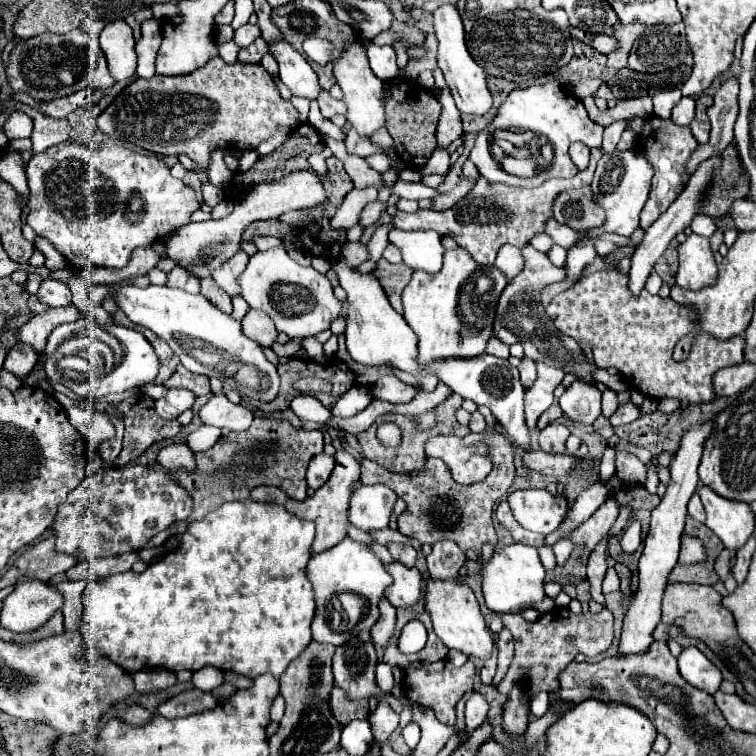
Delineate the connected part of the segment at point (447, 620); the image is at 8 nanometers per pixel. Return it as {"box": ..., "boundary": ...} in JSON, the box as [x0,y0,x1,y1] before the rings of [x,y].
{"box":[426,580,494,660],"boundary":[[[428,580],[426,610],[432,616],[436,636],[444,642],[446,648],[460,650],[470,660],[472,658],[490,660],[490,656],[494,652],[494,636],[492,636],[490,628],[486,626],[486,620],[484,620],[484,616],[480,612],[478,600],[474,598],[474,592],[466,584]]]}

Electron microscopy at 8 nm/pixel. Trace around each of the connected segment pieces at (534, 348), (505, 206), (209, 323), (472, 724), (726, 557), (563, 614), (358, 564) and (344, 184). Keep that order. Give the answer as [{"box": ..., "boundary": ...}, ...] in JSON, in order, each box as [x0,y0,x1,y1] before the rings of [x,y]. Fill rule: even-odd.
[{"box":[494,244,592,382],"boundary":[[[530,244],[522,246],[520,254],[524,258],[524,270],[504,288],[504,292],[500,296],[496,322],[494,322],[494,336],[498,336],[506,344],[520,342],[524,346],[524,358],[530,358],[534,362],[544,360],[544,364],[564,368],[564,372],[576,372],[582,376],[582,380],[592,382],[590,364],[582,354],[582,346],[576,340],[556,332],[556,328],[552,328],[552,324],[548,324],[548,316],[544,316],[544,308],[540,306],[540,290],[546,284],[564,280],[564,270],[556,268],[548,260],[546,254],[534,250]]]},{"box":[390,120,630,266],"boundary":[[[630,120],[612,122],[604,130],[602,146],[592,150],[592,158],[590,158],[588,168],[584,172],[578,172],[570,180],[552,178],[538,188],[514,188],[514,186],[504,186],[504,184],[490,184],[484,178],[480,178],[476,182],[476,186],[466,194],[466,198],[462,198],[456,206],[452,206],[444,212],[418,210],[414,214],[404,214],[404,212],[397,210],[390,224],[392,224],[392,228],[398,228],[398,230],[436,230],[442,236],[454,238],[462,248],[466,248],[472,254],[472,258],[478,264],[484,264],[484,266],[492,264],[496,254],[498,254],[498,248],[502,244],[514,244],[514,246],[520,248],[520,244],[526,244],[532,234],[542,232],[544,222],[548,218],[552,218],[550,206],[552,206],[552,200],[558,196],[558,192],[568,190],[568,188],[580,188],[580,186],[592,182],[596,162],[606,152],[612,152],[616,148],[616,144],[620,140],[620,134],[626,130],[628,124],[630,124]],[[608,144],[612,144],[612,146],[608,146]]]},{"box":[90,284,280,402],"boundary":[[[92,284],[90,286],[90,302],[94,306],[100,306],[104,298],[114,298],[116,304],[126,312],[126,316],[134,322],[140,324],[148,330],[152,330],[156,336],[160,336],[162,340],[166,340],[170,344],[170,348],[178,354],[178,358],[182,360],[182,364],[196,374],[206,372],[206,368],[202,368],[200,360],[194,358],[194,350],[204,346],[212,346],[218,350],[224,350],[226,354],[230,354],[232,358],[244,362],[244,364],[252,364],[260,370],[262,378],[270,384],[266,390],[262,392],[246,392],[246,396],[250,398],[258,398],[264,402],[274,400],[274,396],[278,394],[278,386],[280,386],[280,378],[276,374],[276,366],[272,362],[266,360],[266,356],[262,354],[260,344],[252,342],[250,338],[244,336],[240,320],[236,320],[232,314],[222,312],[214,302],[210,302],[206,296],[202,294],[190,294],[178,288],[170,288],[170,286],[146,286],[146,288],[138,288],[138,286],[122,286],[118,288],[116,296],[110,294],[112,290],[104,284]],[[184,340],[200,340],[200,342],[184,342]]]},{"box":[464,692,488,732],"boundary":[[[474,692],[472,698],[466,702],[466,710],[464,710],[464,718],[466,718],[466,730],[474,732],[478,726],[482,726],[488,718],[488,702],[484,700],[484,696],[480,692]]]},{"box":[714,550,730,582],"boundary":[[[722,550],[722,554],[716,558],[716,564],[714,564],[714,570],[716,570],[716,574],[720,576],[720,580],[724,582],[726,578],[728,578],[728,574],[730,574],[730,552],[728,550]]]},{"box":[498,608,614,700],"boundary":[[[554,608],[542,614],[536,622],[526,622],[520,614],[498,614],[504,628],[508,628],[516,642],[516,656],[510,664],[508,674],[498,684],[498,692],[508,696],[516,682],[522,684],[524,694],[532,700],[538,692],[558,692],[560,690],[560,672],[576,658],[576,654],[600,656],[606,652],[614,640],[612,632],[612,612],[602,610],[598,614],[584,612],[572,614],[568,608]]]},{"box":[308,538,392,646],"boundary":[[[352,538],[342,540],[330,550],[314,554],[308,562],[308,576],[316,592],[316,616],[312,622],[312,636],[316,642],[332,646],[342,646],[348,640],[348,624],[336,622],[336,594],[354,592],[366,600],[368,608],[362,620],[356,624],[356,630],[370,630],[380,618],[378,602],[386,594],[388,586],[392,586],[392,576],[386,572],[384,564],[376,558],[376,554],[368,546],[354,542]]]},{"box":[322,158,354,204],"boundary":[[[328,158],[328,174],[326,176],[322,176],[324,178],[324,188],[328,190],[328,194],[330,194],[330,202],[332,204],[342,204],[342,200],[344,200],[344,196],[354,188],[352,186],[352,180],[350,180],[350,176],[346,174],[346,170],[344,170],[344,166],[342,166],[342,162],[338,160],[338,158]]]}]

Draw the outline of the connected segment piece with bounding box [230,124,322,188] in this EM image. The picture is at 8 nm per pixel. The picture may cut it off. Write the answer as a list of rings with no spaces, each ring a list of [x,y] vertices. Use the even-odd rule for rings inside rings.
[[[310,124],[296,126],[290,138],[280,148],[260,158],[248,172],[236,174],[230,186],[236,188],[236,184],[242,186],[252,182],[270,182],[286,176],[296,168],[308,168],[308,156],[314,152],[322,152],[322,138],[310,138],[312,134],[316,134],[316,130],[312,130]]]

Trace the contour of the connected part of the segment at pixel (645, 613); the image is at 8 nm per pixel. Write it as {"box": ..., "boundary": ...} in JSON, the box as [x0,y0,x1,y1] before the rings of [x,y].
{"box":[620,420,712,654],"boundary":[[[708,420],[702,426],[690,428],[684,434],[678,452],[672,456],[672,464],[670,464],[672,482],[670,482],[670,486],[668,486],[662,502],[652,510],[650,530],[648,530],[648,536],[644,540],[644,552],[642,552],[642,558],[640,558],[640,564],[638,564],[640,586],[638,586],[638,594],[634,596],[634,602],[628,608],[626,618],[624,618],[622,640],[620,640],[620,654],[640,654],[640,652],[646,652],[648,646],[654,642],[652,630],[660,622],[662,592],[666,588],[666,578],[668,578],[670,570],[678,562],[680,538],[682,538],[684,518],[686,518],[686,504],[688,504],[690,496],[696,492],[696,486],[698,486],[698,472],[696,472],[696,468],[700,464],[702,444],[710,436],[710,430],[712,430],[712,420]]]}

